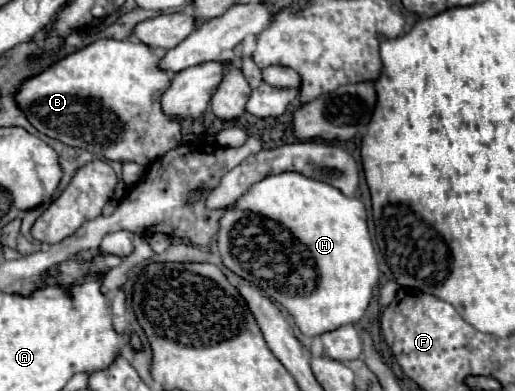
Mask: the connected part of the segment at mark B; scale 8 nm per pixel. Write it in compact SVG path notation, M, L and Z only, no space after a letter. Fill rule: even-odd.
M102 38L54 62L40 76L26 80L16 100L38 132L56 138L68 146L84 148L88 152L104 156L106 160L136 162L146 166L164 156L168 150L182 144L182 118L164 114L160 104L162 94L168 90L174 78L172 72L160 68L160 62L162 54L158 54L158 50L142 42L136 42L132 38L128 40Z

